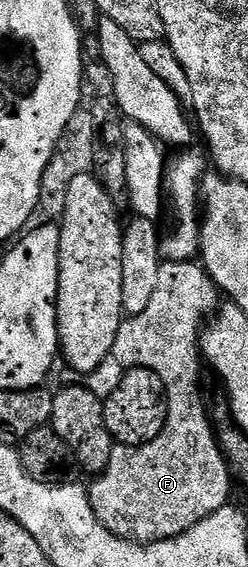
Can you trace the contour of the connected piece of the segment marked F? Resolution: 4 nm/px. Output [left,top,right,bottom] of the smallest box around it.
[87,260,231,543]

